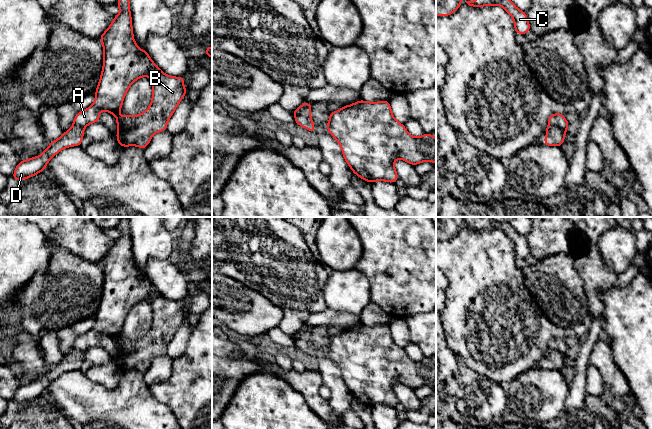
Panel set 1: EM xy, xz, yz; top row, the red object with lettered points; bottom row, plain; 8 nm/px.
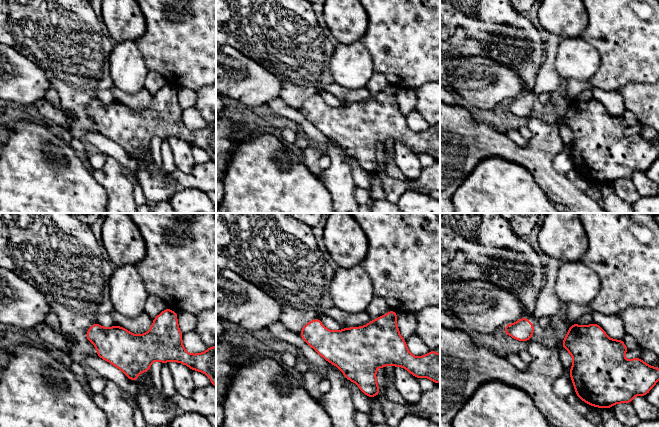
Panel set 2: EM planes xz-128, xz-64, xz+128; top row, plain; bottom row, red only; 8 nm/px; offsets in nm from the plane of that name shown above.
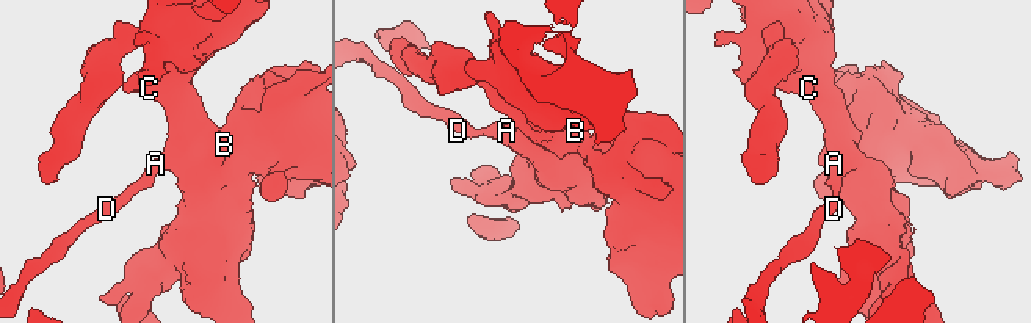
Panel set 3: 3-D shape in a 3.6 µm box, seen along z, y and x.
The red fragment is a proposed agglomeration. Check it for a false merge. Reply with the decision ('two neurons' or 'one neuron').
two neurons

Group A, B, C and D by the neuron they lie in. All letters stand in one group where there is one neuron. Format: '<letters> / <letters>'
A B C / D

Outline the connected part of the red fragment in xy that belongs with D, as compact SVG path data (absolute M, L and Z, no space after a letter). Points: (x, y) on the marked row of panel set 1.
M73 125L68 131L64 132L59 139L50 142L49 147L44 150L41 155L18 163L15 167L12 178L24 181L26 178L32 177L39 172L44 171L49 160L59 151L71 146L81 145L84 129L84 127Z

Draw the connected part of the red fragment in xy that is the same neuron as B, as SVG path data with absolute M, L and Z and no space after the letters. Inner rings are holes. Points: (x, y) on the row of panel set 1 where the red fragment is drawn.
M118 0L116 3L121 12L114 17L113 22L100 36L103 44L103 69L99 84L96 88L94 103L87 109L79 112L73 119L73 124L86 127L95 122L100 122L101 110L112 113L117 120L116 140L122 147L137 146L144 150L150 143L154 133L167 130L167 123L187 89L183 86L184 79L163 73L149 57L147 50L141 50L135 43L132 29L129 0ZM149 76L152 82L152 101L146 111L139 115L119 116L126 92L132 83L141 77Z

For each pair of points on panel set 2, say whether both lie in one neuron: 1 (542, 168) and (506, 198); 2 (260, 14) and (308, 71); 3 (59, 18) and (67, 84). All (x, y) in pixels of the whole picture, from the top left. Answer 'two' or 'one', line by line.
1: two
2: one
3: one

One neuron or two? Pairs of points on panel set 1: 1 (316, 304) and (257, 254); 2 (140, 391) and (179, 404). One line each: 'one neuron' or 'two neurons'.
1: one neuron
2: two neurons

